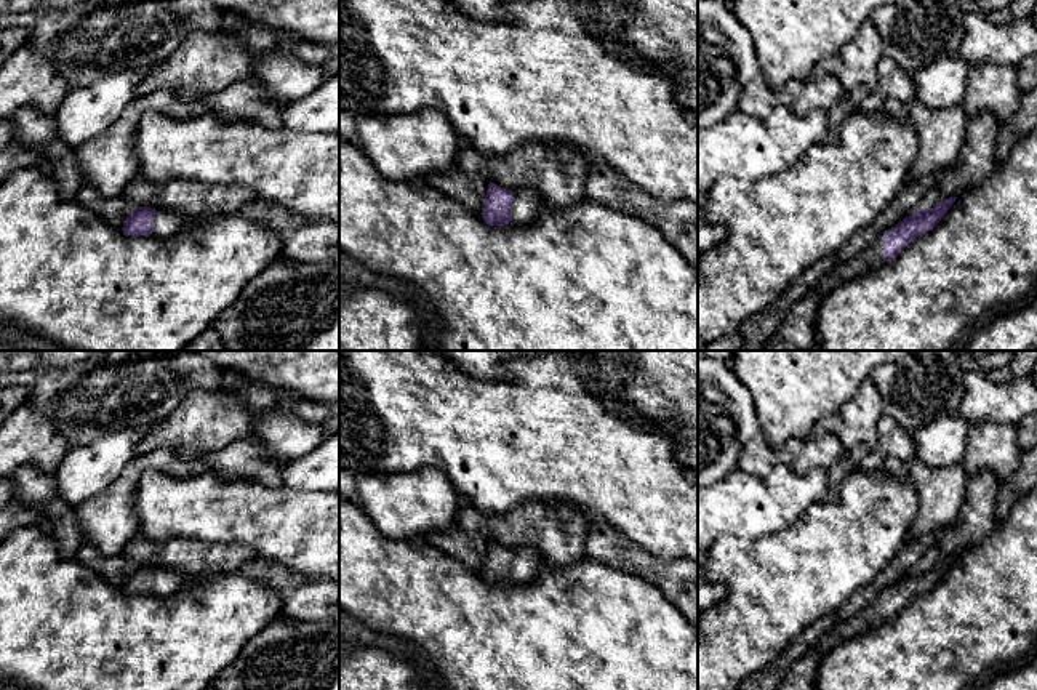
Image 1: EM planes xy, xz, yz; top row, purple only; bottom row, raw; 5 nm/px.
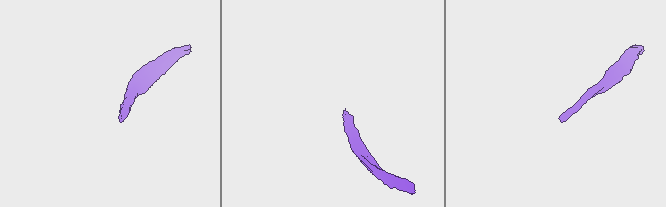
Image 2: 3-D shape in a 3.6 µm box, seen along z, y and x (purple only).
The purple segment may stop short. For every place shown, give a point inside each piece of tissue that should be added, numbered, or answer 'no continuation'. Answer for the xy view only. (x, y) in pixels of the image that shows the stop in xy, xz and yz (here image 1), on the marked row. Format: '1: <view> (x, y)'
1: xy (167, 223)

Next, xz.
1: xz (525, 205)

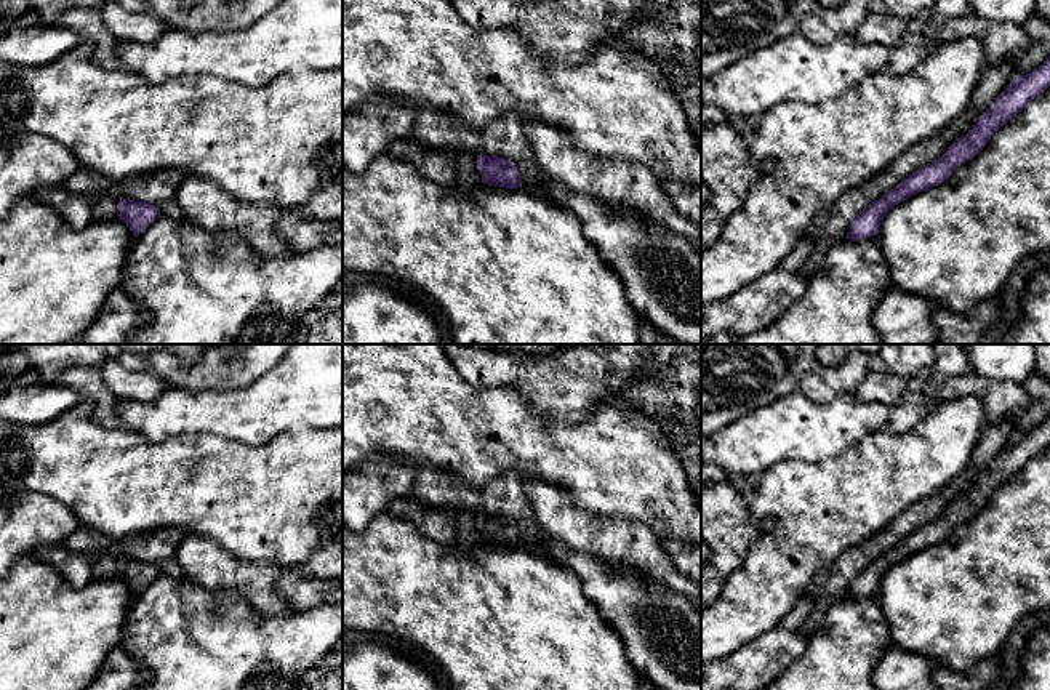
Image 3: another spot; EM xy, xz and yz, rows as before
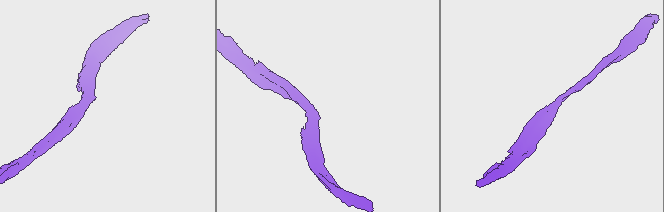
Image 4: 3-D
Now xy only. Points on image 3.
1: xy (106, 208)

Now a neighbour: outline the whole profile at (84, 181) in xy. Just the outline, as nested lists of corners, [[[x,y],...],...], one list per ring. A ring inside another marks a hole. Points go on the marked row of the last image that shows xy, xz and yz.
[[[80,166],[64,186],[72,194],[90,195],[93,199],[112,197],[115,200],[126,199],[152,203],[160,210],[160,215],[181,219],[182,211],[176,192],[186,176],[181,170],[166,170],[126,181],[112,181],[101,173],[93,173]]]

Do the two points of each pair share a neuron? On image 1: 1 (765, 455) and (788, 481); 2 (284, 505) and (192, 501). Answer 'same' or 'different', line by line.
1: different
2: same

